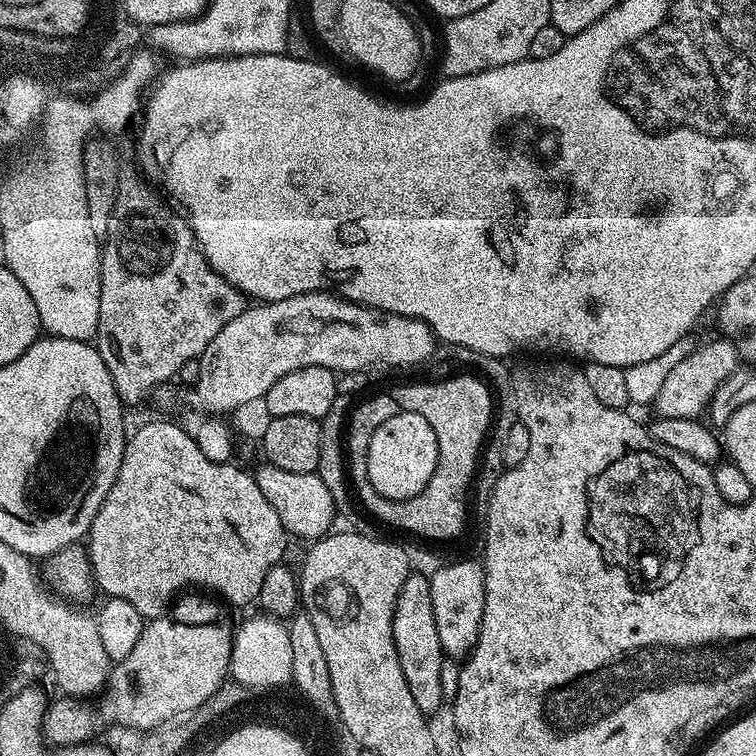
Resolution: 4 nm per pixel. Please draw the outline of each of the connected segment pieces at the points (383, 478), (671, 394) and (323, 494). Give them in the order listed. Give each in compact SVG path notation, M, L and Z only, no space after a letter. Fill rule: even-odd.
M396 410L374 430L368 447L368 477L378 494L390 499L413 498L430 482L434 466L438 466L438 438L434 426L421 415Z
M719 338L708 346L701 345L686 358L678 362L673 370L670 370L669 377L663 383L656 399L654 409L656 414L672 418L701 417L706 411L708 404L717 392L718 386L736 372L740 366L742 357L739 345L727 338Z
M267 462L261 465L254 472L258 490L262 490L262 494L266 494L266 502L270 502L274 510L278 510L278 518L285 532L293 537L301 536L307 542L315 542L333 527L332 519L336 516L338 504L333 500L330 490L326 490L326 482L322 482L320 476L315 472L290 474L290 470L278 470Z

